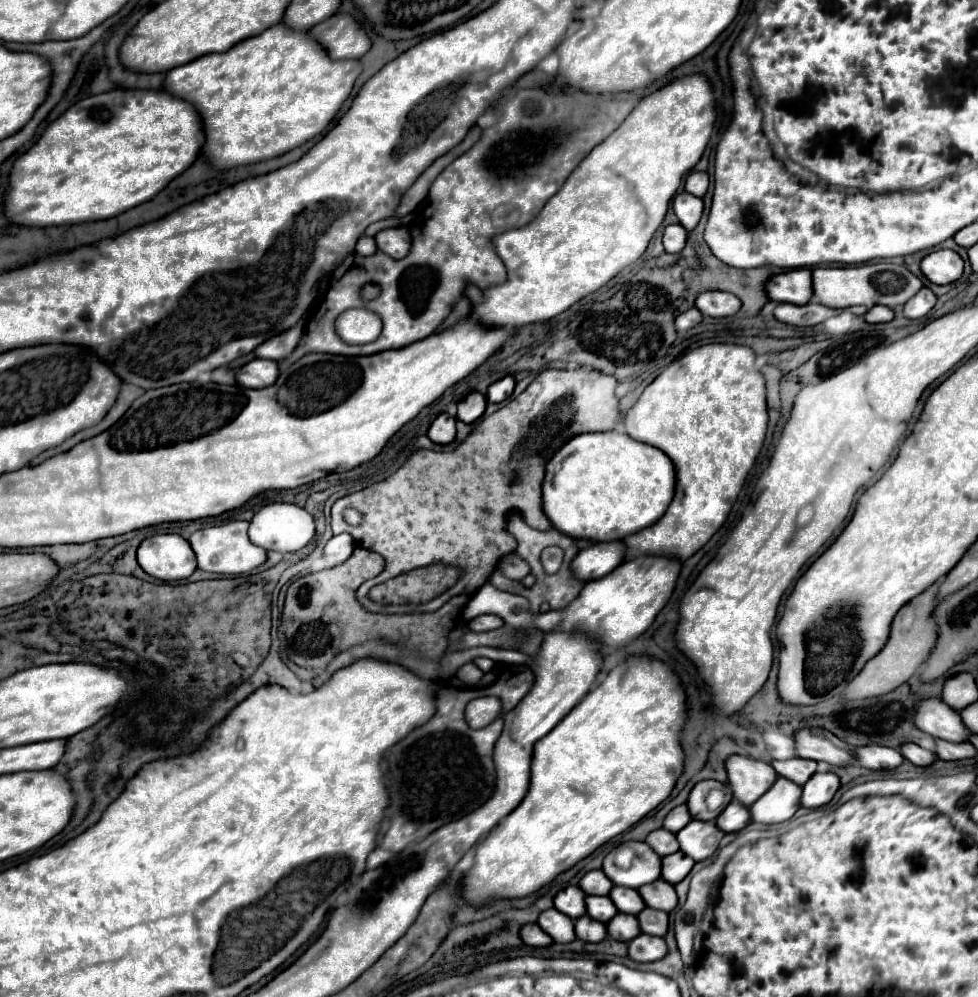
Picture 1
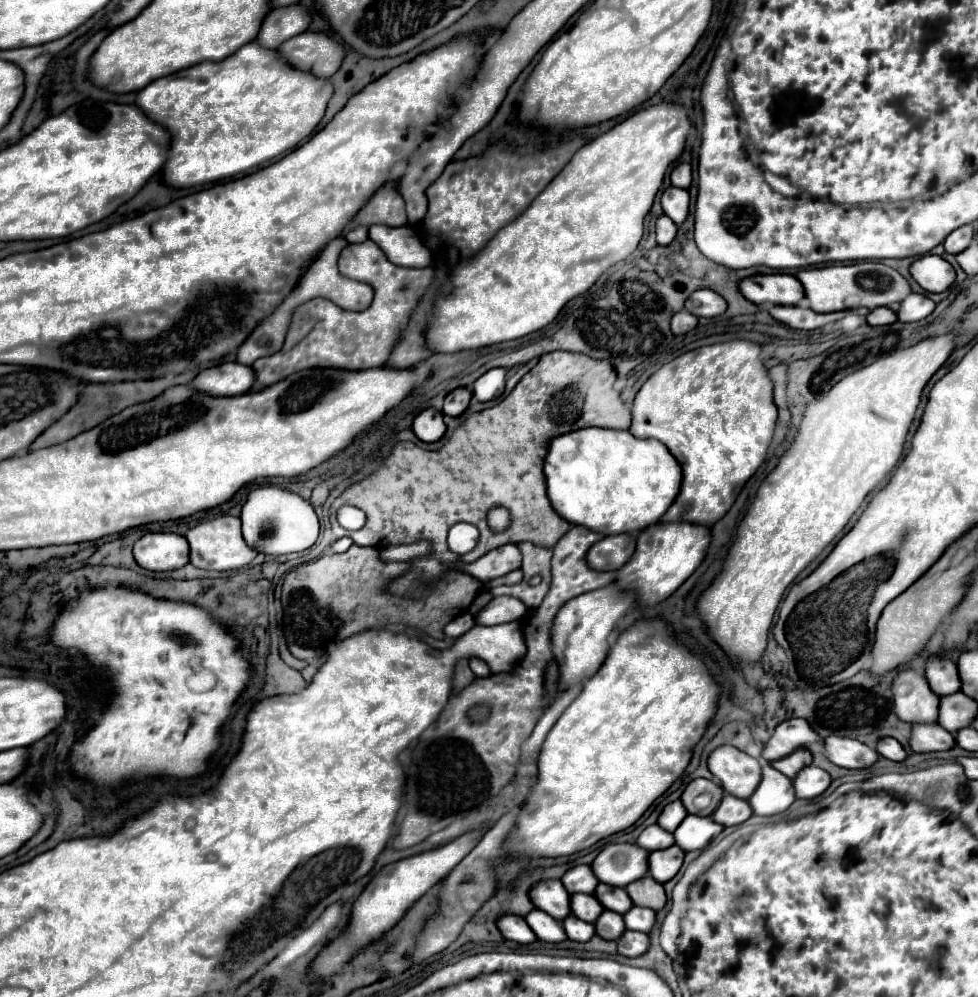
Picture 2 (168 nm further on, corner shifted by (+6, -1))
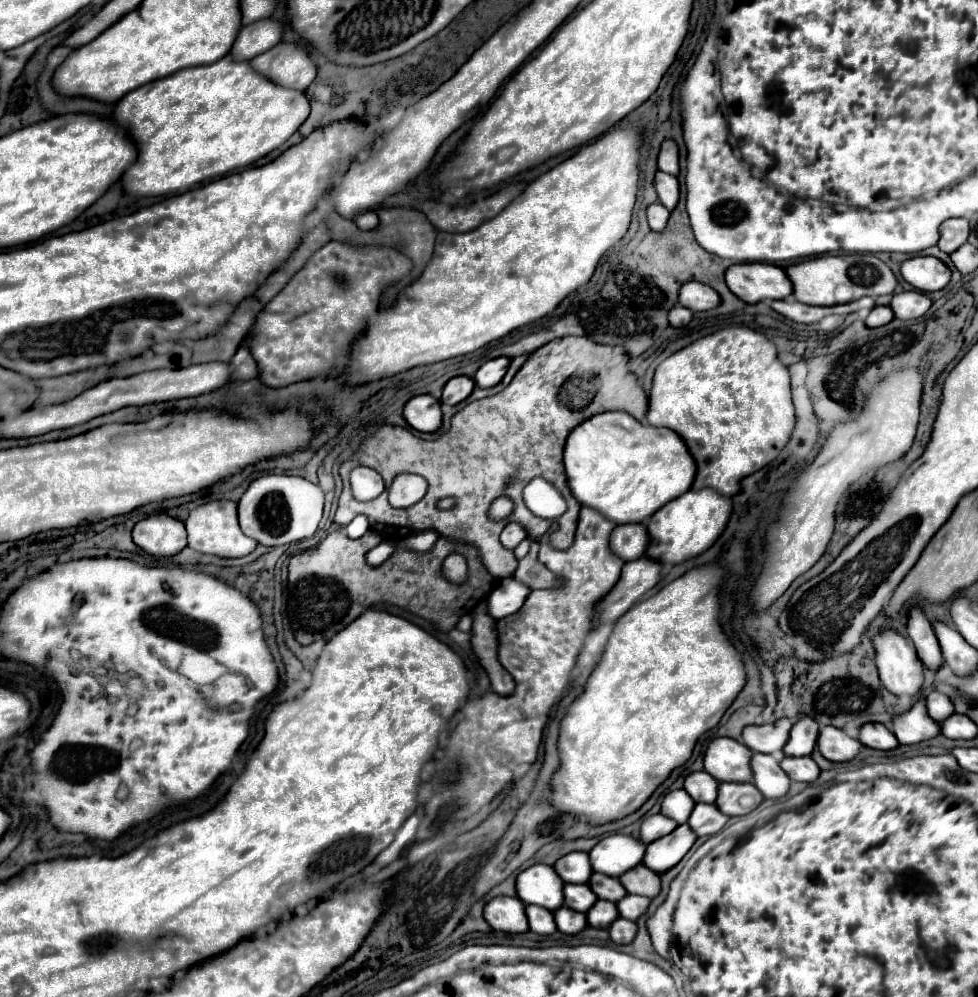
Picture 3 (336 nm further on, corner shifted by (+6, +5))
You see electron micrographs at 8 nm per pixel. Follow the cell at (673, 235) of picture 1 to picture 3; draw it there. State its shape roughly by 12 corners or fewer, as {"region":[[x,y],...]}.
{"region":[[663,204],[647,208],[651,230],[661,232],[667,226],[669,210]]}

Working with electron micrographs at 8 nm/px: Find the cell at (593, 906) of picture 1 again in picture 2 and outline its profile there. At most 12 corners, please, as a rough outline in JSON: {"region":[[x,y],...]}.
{"region":[[573,894],[571,912],[593,924],[605,908],[593,894]]}

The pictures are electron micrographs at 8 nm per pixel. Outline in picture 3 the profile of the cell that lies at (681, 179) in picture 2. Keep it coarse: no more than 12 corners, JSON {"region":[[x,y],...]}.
{"region":[[665,140],[659,170],[679,176],[679,148]]}

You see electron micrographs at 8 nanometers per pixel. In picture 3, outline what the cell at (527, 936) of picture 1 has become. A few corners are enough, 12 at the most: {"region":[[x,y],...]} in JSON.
{"region":[[497,896],[485,906],[493,930],[521,934],[529,930],[519,898]]}

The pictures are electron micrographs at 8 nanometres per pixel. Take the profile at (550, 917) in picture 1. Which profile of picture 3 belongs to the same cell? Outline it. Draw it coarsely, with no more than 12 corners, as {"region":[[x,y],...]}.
{"region":[[525,906],[529,928],[549,936],[557,932],[555,918],[547,908]]}

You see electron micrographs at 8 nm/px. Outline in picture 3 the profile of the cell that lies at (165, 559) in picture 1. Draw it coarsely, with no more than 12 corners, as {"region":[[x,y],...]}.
{"region":[[151,516],[135,524],[133,542],[151,556],[187,546],[183,522]]}

